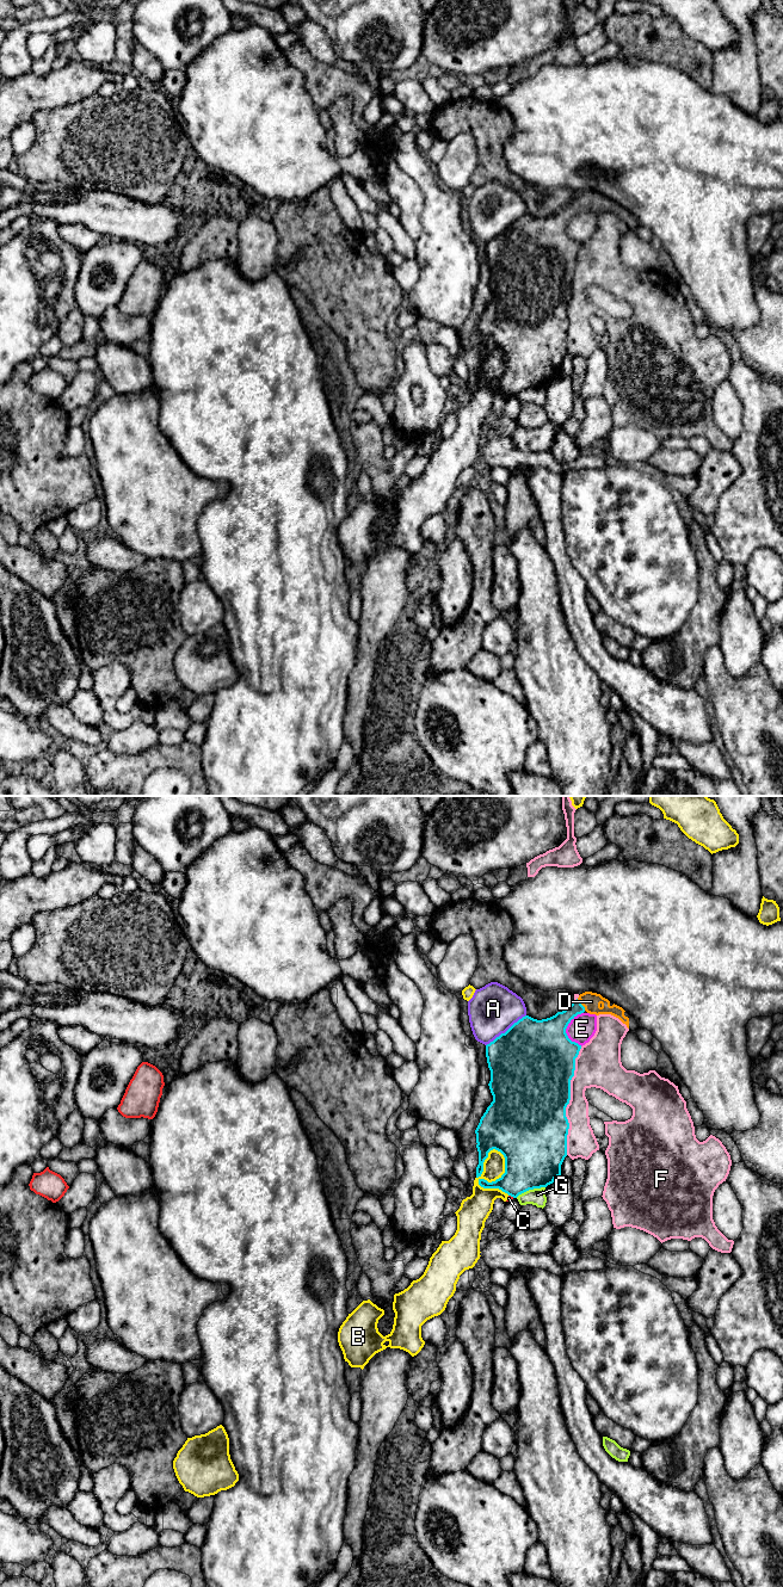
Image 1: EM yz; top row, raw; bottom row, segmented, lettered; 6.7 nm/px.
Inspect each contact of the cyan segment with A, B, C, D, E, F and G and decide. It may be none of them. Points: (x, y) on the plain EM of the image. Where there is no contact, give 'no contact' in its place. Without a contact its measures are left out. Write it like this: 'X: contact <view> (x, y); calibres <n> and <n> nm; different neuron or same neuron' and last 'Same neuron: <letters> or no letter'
A: contact yz (506, 229); calibres 500 and 320 nm; different neuron
B: contact yz (479, 380); calibres 190 and 200 nm; different neuron
C: contact yz (511, 394); calibres 340 and 30 nm; different neuron
D: contact yz (581, 203); calibres 170 and 120 nm; same neuron
E: contact yz (566, 226); calibres 440 and 180 nm; different neuron
F: contact yz (569, 297); calibres 500 and 220 nm; different neuron
G: contact yz (530, 387); calibres 400 and 110 nm; different neuron
Same neuron: D

